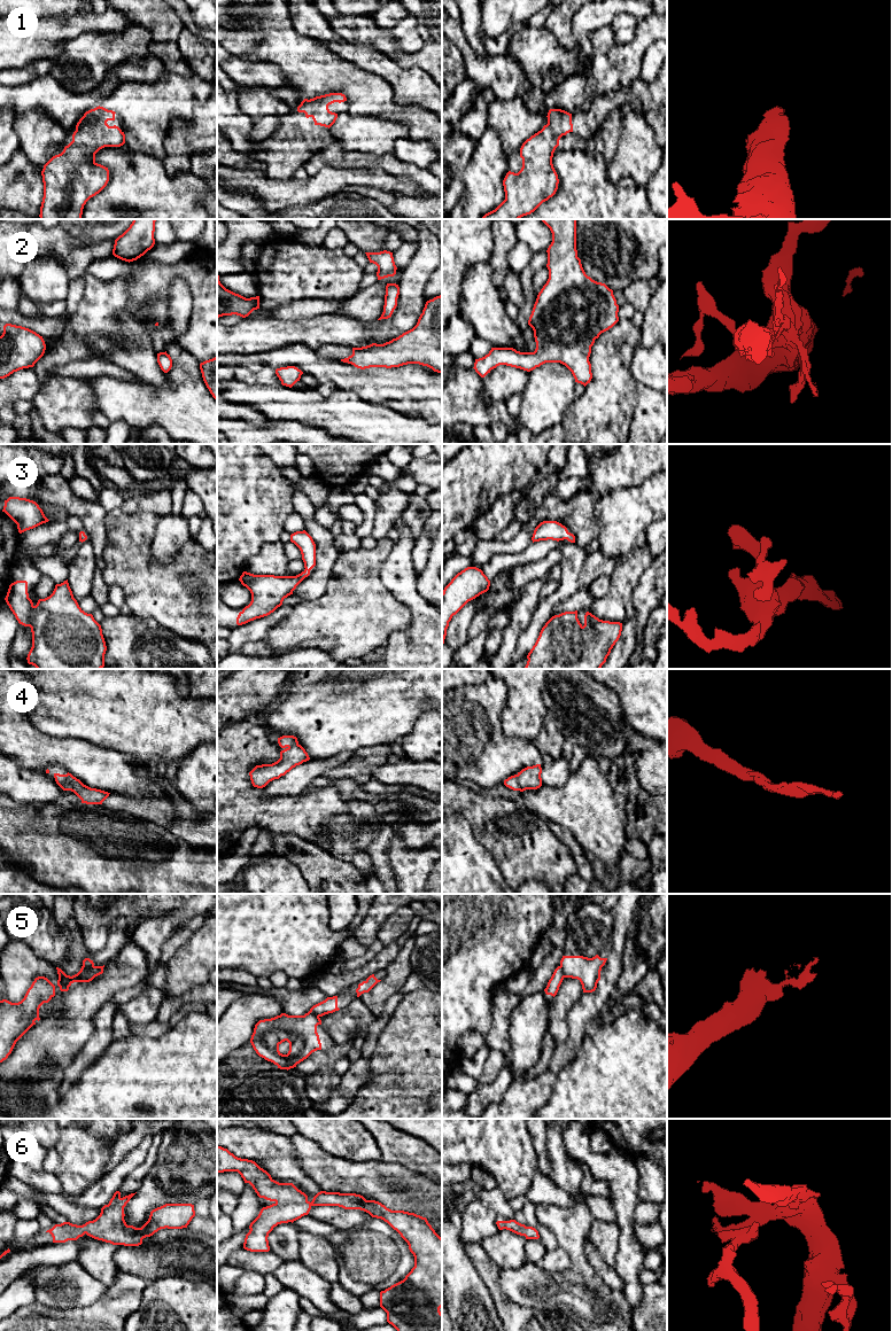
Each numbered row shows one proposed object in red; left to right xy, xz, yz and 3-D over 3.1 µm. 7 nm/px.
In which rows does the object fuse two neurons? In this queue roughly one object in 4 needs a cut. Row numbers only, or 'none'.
5

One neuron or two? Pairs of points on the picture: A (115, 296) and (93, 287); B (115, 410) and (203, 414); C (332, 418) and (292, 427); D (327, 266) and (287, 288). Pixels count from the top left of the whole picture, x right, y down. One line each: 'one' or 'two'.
A: one
B: one
C: two
D: one

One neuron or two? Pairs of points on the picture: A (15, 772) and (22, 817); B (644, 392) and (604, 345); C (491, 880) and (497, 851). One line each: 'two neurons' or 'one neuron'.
A: two neurons
B: two neurons
C: two neurons

